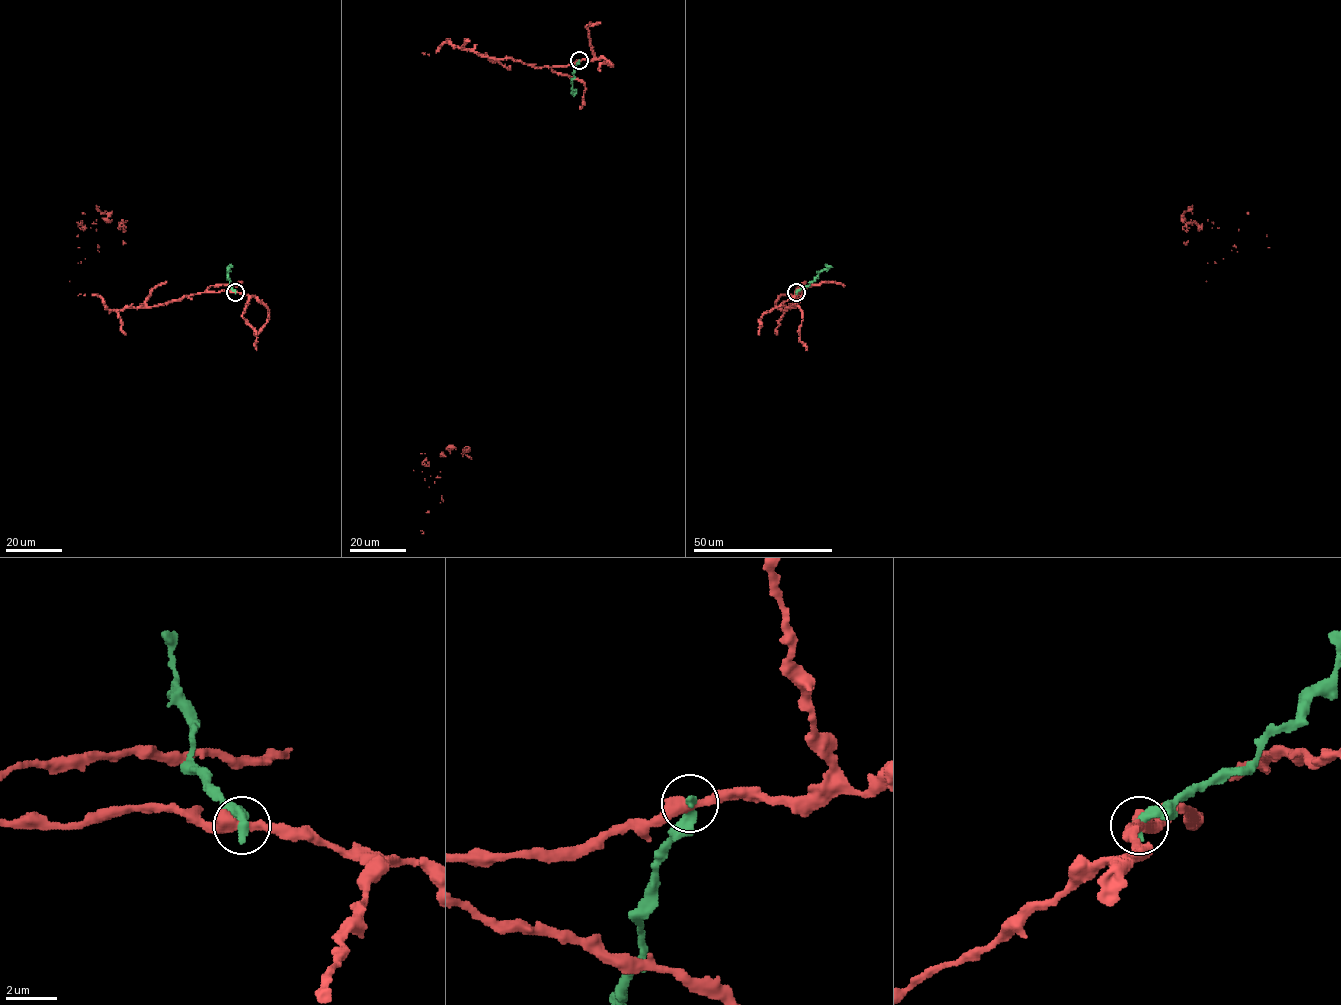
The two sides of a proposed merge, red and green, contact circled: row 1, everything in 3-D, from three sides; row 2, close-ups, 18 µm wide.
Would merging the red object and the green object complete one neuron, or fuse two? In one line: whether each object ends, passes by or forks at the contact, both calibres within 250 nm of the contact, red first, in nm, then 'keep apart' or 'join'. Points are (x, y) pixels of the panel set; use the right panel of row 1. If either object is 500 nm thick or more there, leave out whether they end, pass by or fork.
red passes by; green ends there; 440 nm thick on the red side, 480 nm on the other; keep apart

